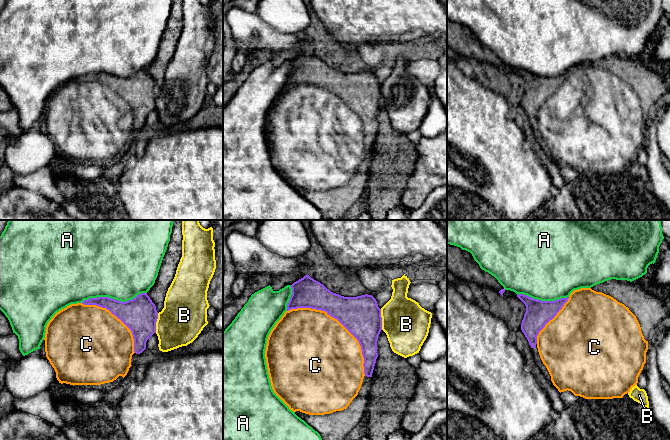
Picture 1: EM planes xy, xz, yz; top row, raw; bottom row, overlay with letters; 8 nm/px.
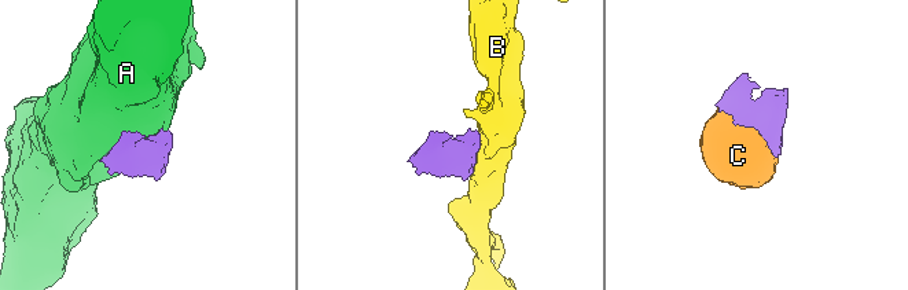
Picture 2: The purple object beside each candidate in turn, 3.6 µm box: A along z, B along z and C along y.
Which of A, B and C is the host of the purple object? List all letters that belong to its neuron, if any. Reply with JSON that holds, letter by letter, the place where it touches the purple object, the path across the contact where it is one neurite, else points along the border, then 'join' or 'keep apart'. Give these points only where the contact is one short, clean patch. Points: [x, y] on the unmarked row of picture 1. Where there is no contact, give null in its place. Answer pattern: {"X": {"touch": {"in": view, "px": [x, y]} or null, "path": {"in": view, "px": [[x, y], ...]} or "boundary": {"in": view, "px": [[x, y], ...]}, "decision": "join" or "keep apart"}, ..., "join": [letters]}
{"A": {"touch": {"in": "xy", "px": [113, 75]}, "decision": "keep apart"}, "B": {"touch": {"in": "xz", "px": [381, 95]}, "decision": "keep apart"}, "C": {"touch": {"in": "xz", "px": [340, 98]}, "decision": "join"}, "join": ["C"]}

